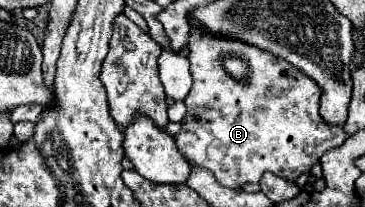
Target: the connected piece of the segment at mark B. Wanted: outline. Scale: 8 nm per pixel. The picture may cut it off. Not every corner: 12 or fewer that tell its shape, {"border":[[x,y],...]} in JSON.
{"border":[[197,23],[175,141],[241,189],[347,139],[321,87]]}

